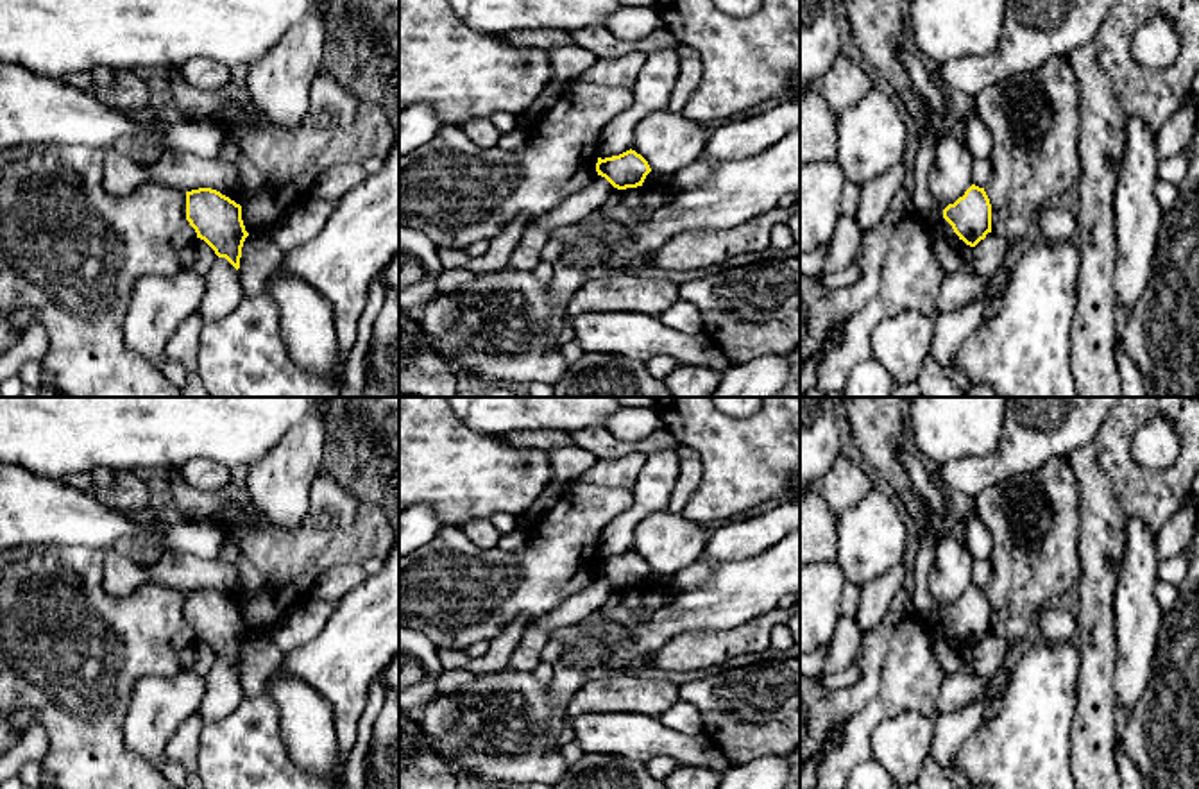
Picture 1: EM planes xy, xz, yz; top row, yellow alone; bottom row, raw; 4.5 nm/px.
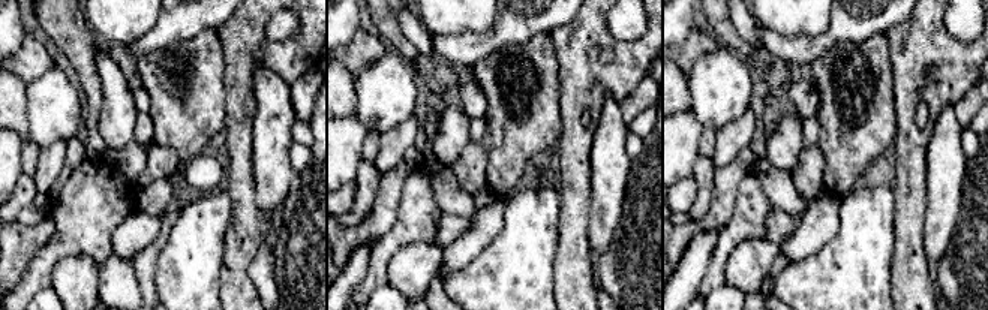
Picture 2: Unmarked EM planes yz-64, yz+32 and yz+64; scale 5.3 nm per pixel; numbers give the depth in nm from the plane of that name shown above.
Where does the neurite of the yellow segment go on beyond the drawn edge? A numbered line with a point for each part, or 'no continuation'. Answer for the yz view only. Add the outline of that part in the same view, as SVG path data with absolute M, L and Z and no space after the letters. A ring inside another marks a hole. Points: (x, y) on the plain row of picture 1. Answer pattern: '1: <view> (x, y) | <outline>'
no continuation

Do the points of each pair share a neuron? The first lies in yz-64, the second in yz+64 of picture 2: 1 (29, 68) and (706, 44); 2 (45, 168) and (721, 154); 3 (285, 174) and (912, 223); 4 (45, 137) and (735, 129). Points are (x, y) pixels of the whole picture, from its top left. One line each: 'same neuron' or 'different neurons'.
1: same neuron
2: same neuron
3: different neurons
4: different neurons

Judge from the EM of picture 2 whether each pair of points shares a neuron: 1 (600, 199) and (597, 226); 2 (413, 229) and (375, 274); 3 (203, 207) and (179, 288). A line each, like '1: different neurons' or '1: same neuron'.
1: same neuron
2: same neuron
3: same neuron

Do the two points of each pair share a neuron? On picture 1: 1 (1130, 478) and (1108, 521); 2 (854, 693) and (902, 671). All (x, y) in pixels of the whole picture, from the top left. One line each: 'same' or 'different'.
1: same
2: different

